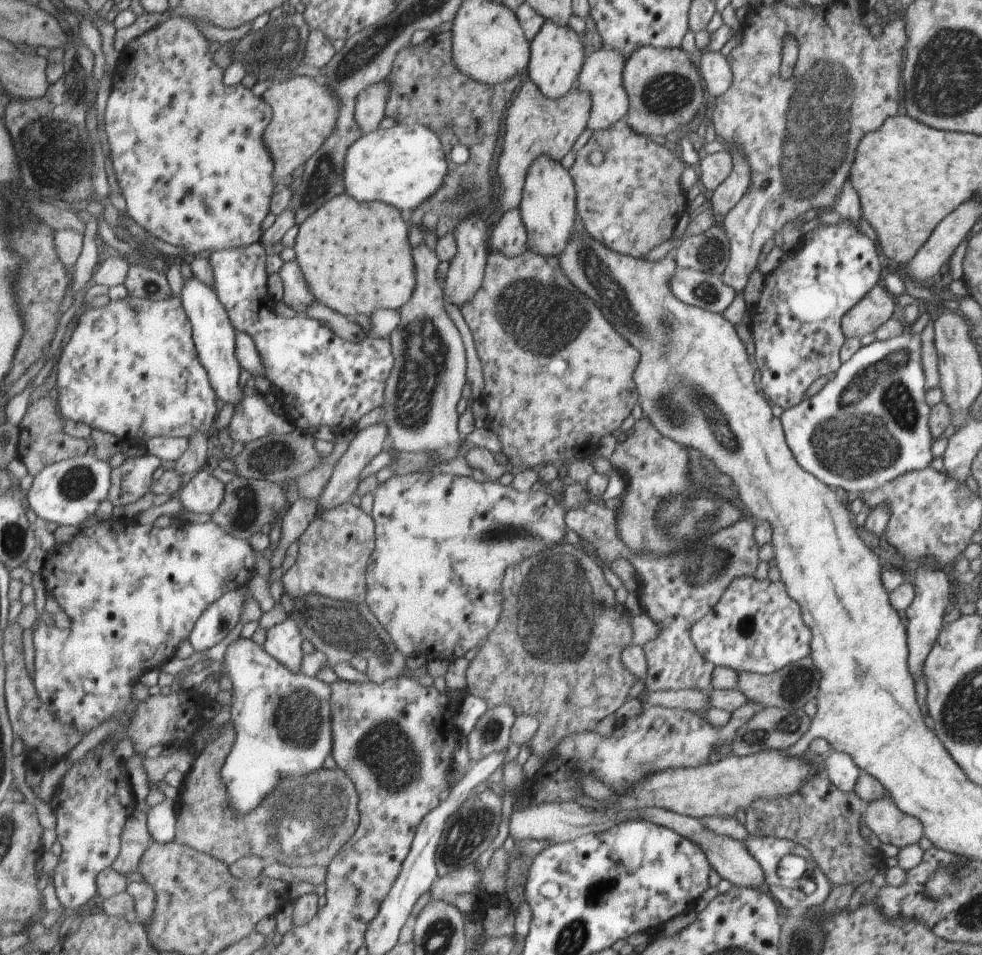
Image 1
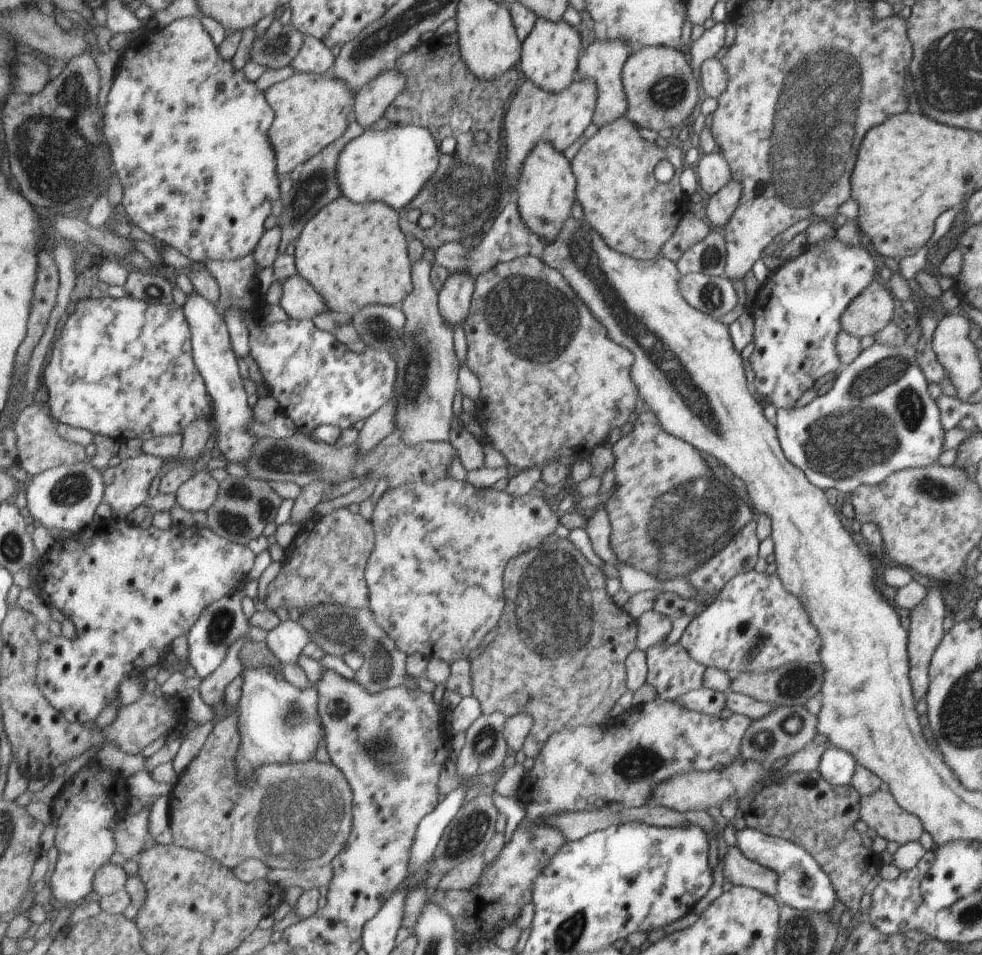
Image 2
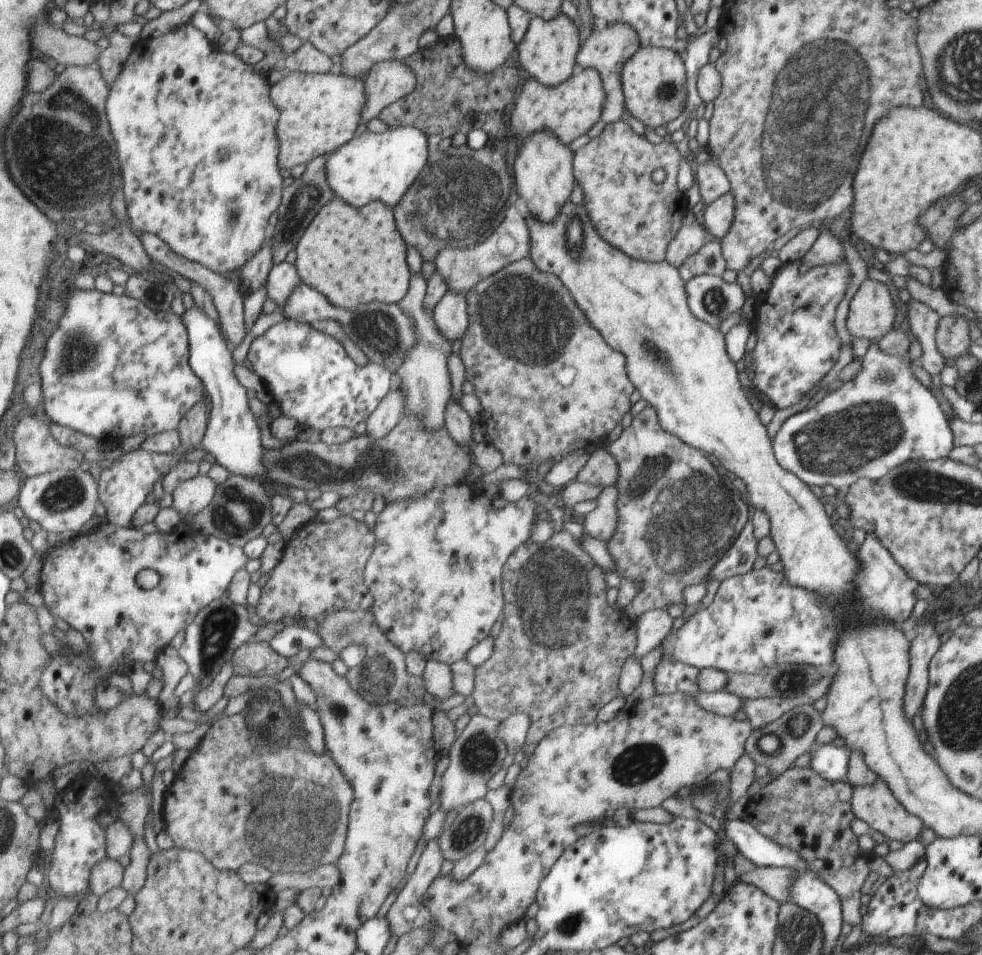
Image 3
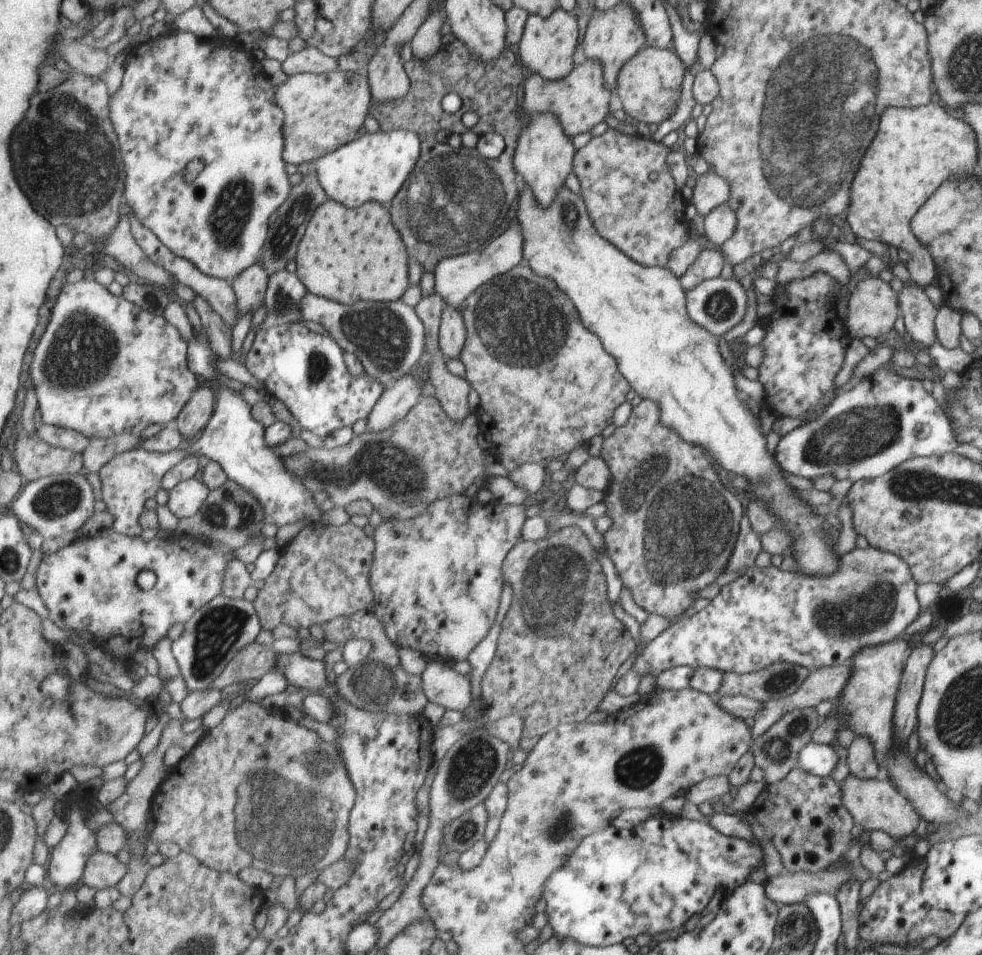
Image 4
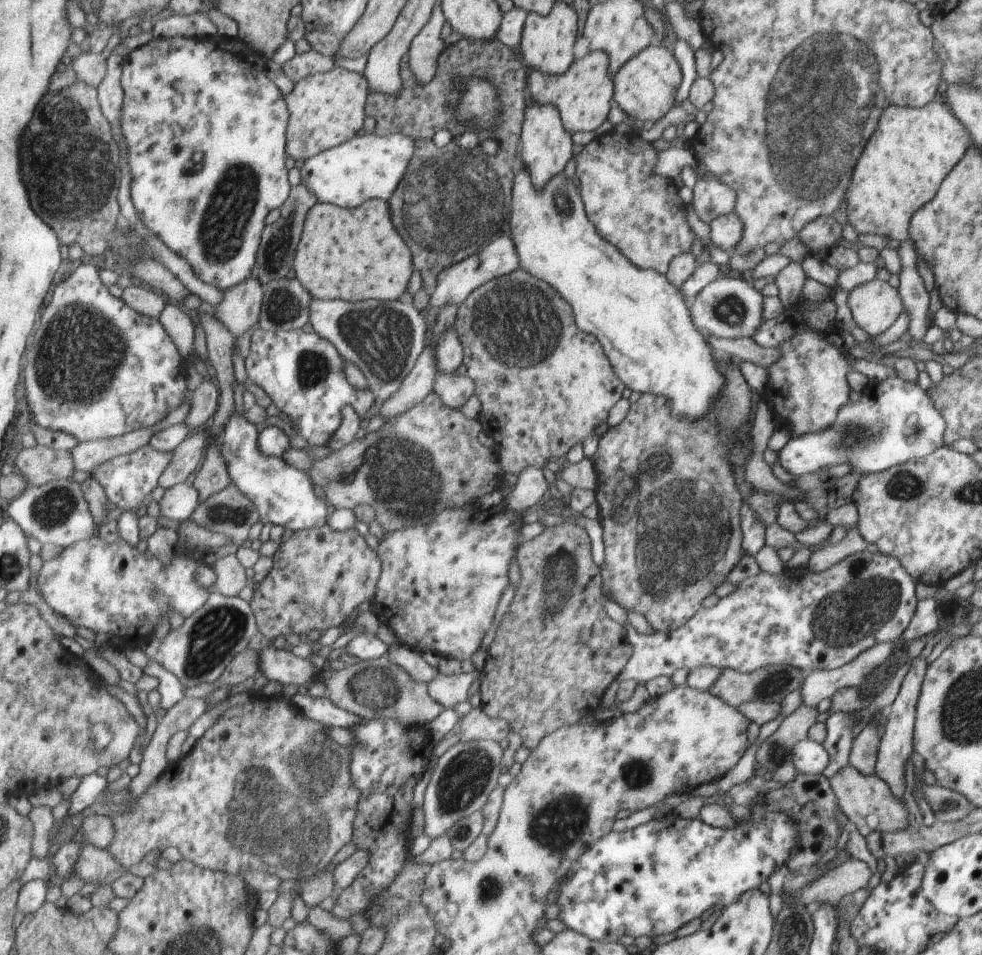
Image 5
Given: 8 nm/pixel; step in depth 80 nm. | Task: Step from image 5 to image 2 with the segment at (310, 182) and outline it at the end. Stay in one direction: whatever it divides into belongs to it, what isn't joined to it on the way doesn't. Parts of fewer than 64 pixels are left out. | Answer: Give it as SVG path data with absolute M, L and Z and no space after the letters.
M395 124L380 131L367 129L345 146L336 167L342 194L351 202L389 202L399 212L431 182L431 176L439 168L439 146L429 129L421 126Z

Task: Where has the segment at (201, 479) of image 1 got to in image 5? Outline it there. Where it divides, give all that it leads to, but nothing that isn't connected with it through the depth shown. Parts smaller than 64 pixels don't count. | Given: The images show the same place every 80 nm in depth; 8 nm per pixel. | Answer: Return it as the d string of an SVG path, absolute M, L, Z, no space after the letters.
M179 483L166 489L159 501L160 513L171 520L187 520L200 505L199 491L191 483Z

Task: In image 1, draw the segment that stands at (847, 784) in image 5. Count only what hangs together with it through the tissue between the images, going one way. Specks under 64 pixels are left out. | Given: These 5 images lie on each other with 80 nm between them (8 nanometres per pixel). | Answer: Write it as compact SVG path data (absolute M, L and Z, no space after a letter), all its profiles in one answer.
M888 795L866 804L861 823L883 844L901 847L917 843L921 838L921 821L905 814Z

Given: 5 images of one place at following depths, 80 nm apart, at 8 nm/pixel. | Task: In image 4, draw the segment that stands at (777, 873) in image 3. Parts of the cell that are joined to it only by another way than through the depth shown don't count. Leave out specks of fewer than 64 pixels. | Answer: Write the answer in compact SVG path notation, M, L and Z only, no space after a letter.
M855 861L851 866L843 866L833 870L833 872L791 872L782 870L778 875L765 876L759 883L763 888L765 895L775 902L777 906L785 904L803 903L803 898L811 892L825 892L825 894L834 894L835 890L845 884L847 880L859 880L863 883L868 880L870 874L865 868Z

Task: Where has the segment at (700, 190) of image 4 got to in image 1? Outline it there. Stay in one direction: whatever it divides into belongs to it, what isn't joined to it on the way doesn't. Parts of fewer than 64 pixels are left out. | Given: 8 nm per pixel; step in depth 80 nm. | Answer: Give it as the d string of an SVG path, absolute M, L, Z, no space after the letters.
M724 148L713 154L701 154L697 162L699 184L714 191L727 178L732 167L731 154Z

